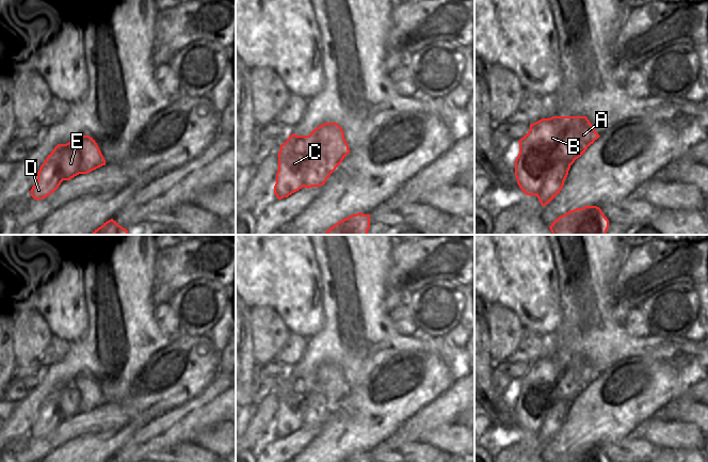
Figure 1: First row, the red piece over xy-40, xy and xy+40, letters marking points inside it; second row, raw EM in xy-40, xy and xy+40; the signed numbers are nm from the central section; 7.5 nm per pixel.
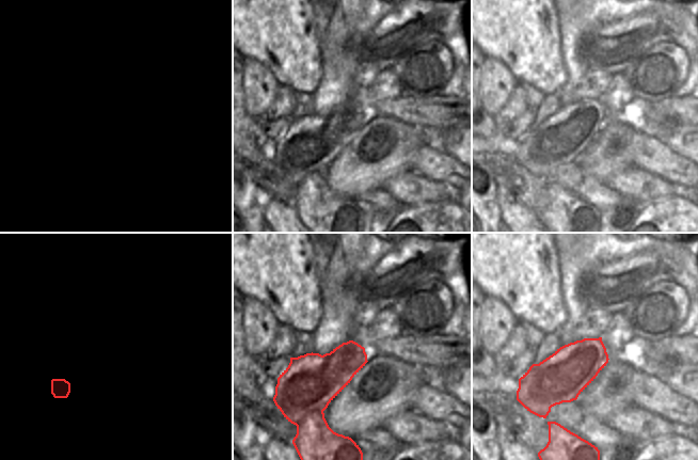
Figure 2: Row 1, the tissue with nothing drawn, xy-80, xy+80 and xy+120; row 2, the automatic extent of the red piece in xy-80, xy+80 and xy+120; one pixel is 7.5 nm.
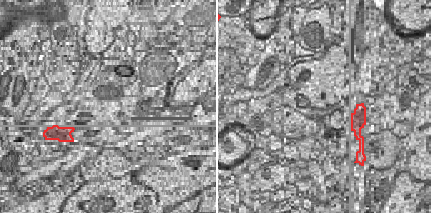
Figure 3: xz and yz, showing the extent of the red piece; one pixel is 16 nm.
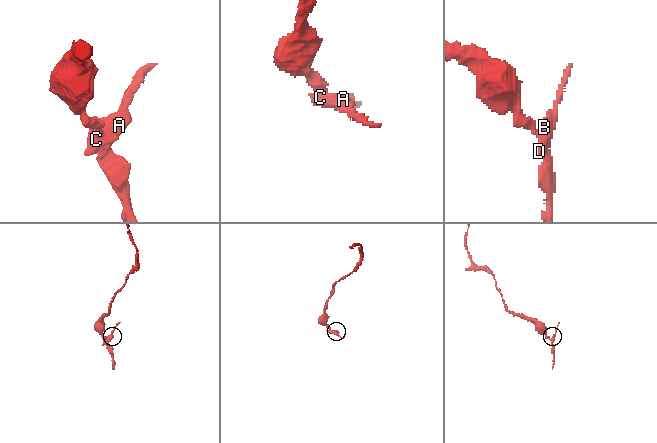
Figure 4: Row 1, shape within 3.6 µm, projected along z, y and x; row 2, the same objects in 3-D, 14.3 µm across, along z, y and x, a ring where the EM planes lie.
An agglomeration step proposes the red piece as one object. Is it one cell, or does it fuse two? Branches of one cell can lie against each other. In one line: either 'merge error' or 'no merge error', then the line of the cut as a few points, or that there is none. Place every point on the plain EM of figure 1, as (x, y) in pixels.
merge error; cut xy-40 (74, 384), (70, 384), (61, 393), (62, 418)

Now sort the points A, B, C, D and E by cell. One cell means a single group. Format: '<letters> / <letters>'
A B C D / E

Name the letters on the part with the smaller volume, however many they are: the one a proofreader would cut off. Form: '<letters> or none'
A, B, C, D

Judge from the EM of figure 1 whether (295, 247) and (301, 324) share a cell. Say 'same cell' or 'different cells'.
same cell

